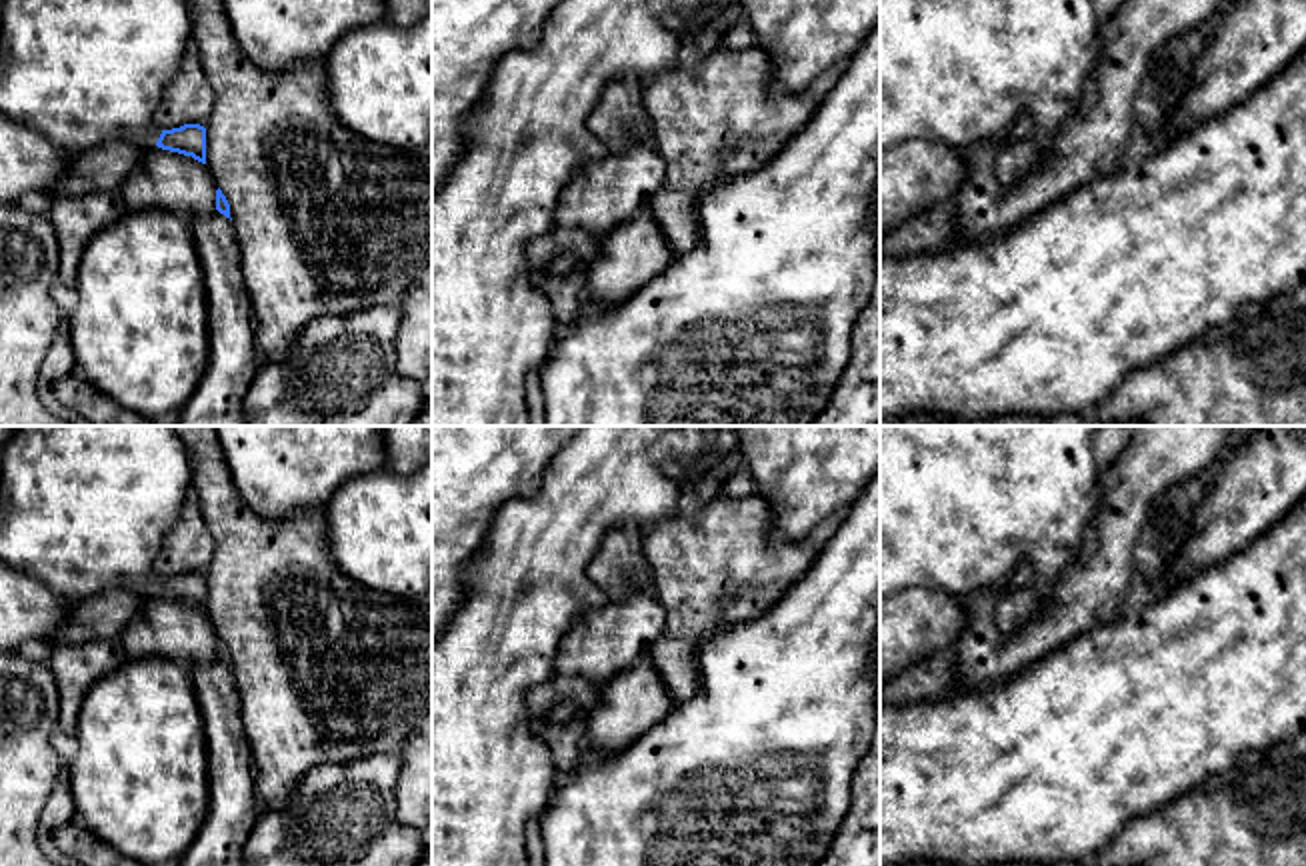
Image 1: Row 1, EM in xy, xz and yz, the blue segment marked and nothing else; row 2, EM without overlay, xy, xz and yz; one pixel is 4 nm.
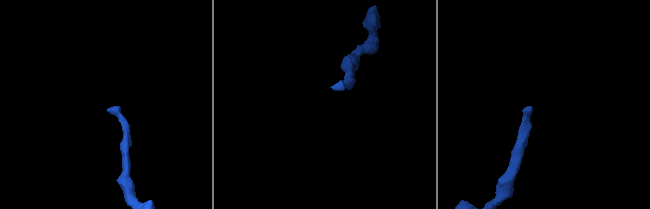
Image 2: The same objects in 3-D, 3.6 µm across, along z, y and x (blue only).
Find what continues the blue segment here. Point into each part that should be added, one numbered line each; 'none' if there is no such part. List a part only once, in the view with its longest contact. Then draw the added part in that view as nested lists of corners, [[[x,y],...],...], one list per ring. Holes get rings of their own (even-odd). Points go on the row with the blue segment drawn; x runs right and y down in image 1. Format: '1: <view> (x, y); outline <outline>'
1: xy (82, 72); outline [[[0,0],[0,112],[66,154],[114,140],[150,150],[162,134],[154,112],[190,42],[186,0]]]

